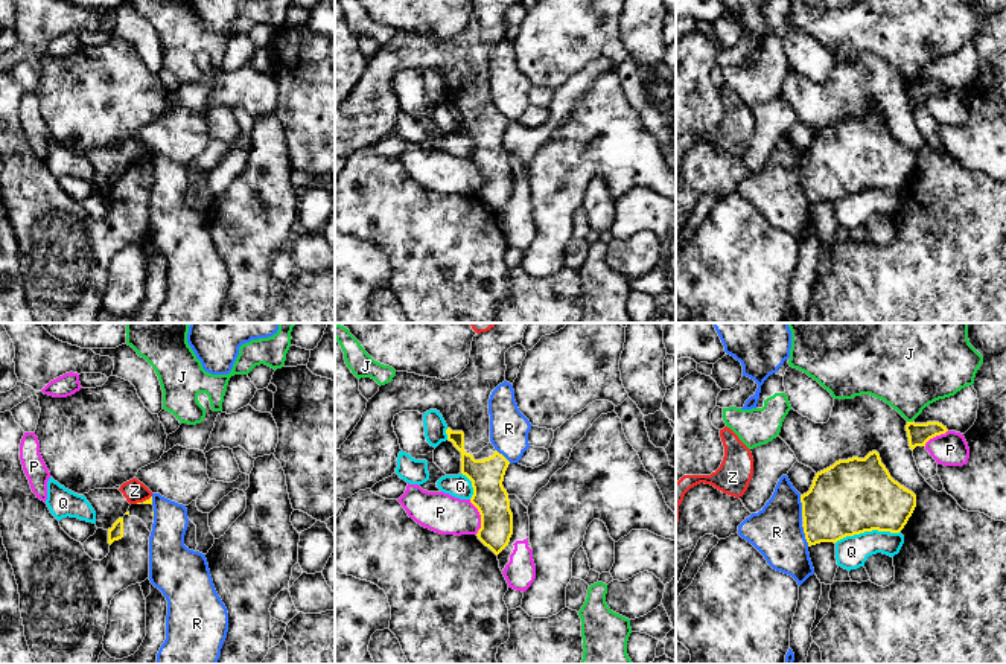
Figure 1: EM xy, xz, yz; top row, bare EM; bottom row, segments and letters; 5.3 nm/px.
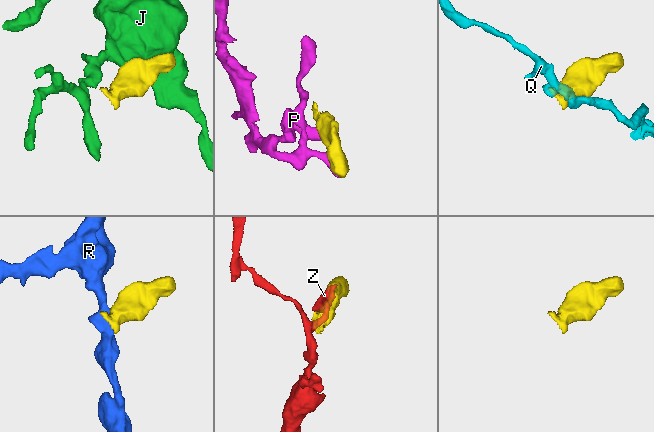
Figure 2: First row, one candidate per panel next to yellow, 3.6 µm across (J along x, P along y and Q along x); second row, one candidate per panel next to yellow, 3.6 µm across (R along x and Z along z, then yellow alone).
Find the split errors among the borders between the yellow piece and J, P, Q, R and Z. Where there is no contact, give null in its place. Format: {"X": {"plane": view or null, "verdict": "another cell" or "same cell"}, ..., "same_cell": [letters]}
{"J": {"plane": "yz", "verdict": "another cell"}, "P": {"plane": "xz", "verdict": "another cell"}, "Q": {"plane": "yz", "verdict": "another cell"}, "R": {"plane": "yz", "verdict": "another cell"}, "Z": {"plane": "xy", "verdict": "another cell"}, "same_cell": []}

